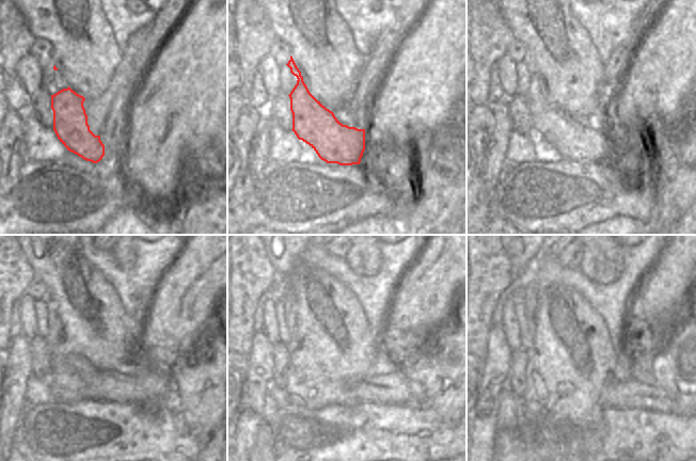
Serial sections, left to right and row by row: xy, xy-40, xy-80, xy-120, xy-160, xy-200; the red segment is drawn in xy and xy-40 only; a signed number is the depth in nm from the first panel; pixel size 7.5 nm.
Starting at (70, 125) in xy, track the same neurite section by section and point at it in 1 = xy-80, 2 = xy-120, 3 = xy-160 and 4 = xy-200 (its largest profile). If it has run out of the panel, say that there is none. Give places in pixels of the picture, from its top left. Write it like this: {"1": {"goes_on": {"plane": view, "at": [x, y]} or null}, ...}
{"1": {"goes_on": {"plane": "xy-80", "at": [575, 142]}}, "2": {"goes_on": {"plane": "xy-120", "at": [141, 386]}}, "3": {"goes_on": {"plane": "xy-160", "at": [394, 388]}}, "4": {"goes_on": {"plane": "xy-200", "at": [630, 394]}}}

